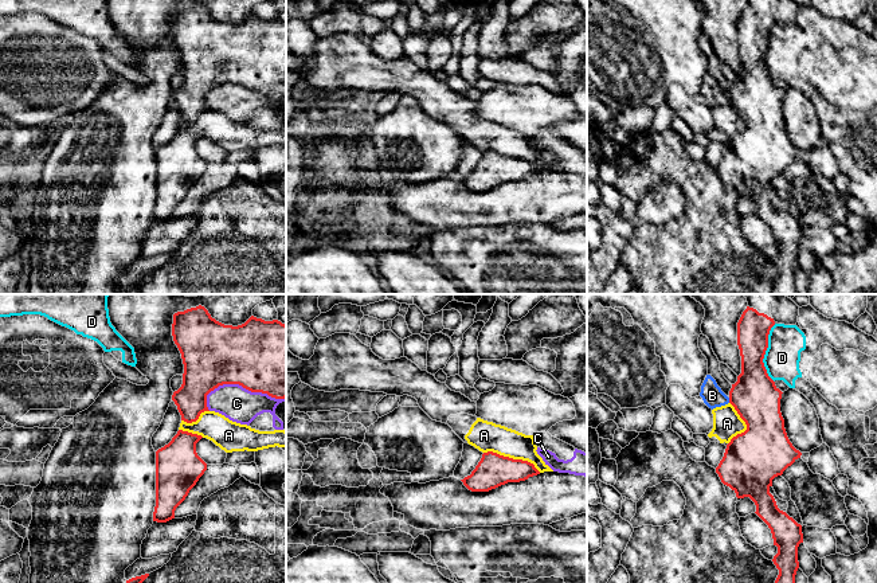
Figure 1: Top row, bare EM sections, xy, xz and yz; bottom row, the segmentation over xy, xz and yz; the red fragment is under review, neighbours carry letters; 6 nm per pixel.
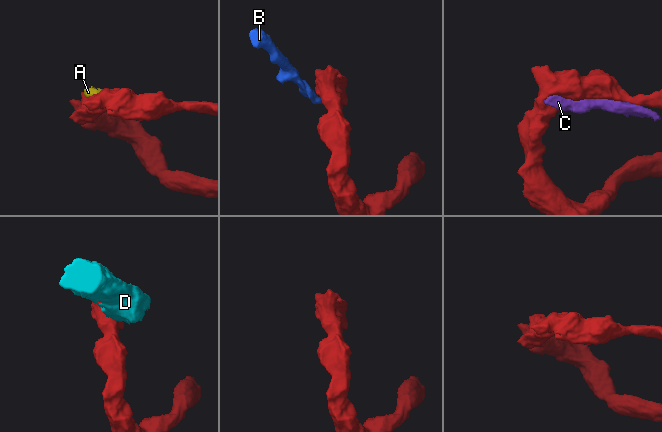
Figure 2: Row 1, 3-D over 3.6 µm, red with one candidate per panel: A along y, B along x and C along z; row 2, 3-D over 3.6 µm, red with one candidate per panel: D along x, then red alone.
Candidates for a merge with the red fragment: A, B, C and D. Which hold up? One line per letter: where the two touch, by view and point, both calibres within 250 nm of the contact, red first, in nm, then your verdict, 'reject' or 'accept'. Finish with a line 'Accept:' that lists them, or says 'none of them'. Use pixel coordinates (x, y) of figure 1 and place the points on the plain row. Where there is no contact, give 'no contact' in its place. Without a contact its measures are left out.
A: meets red in xz at (512, 157); 200 nm thick on the red side, 180 nm on the other; reject
B: meets red in yz at (729, 100); 280 nm thick on the red side, 130 nm on the other; reject
C: meets red in xy at (241, 83); 440 nm thick on the red side, 200 nm on the other; reject
D: meets red in yz at (764, 53); 260 nm thick on the red side, 220 nm on the other; reject
Accept: none of them

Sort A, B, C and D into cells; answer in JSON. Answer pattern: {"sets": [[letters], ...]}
{"sets": [["A"], ["B", "C"], ["D"]]}

